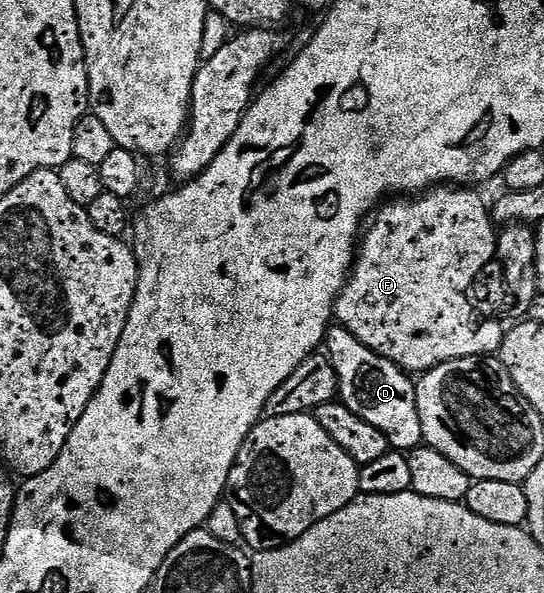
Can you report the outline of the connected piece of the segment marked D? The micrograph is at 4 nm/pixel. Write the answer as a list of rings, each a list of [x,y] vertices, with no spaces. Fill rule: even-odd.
[[[339,323],[329,328],[326,341],[326,349],[329,349],[327,352],[334,358],[336,372],[341,378],[348,377],[351,373],[356,377],[364,377],[356,389],[354,402],[360,417],[366,419],[370,427],[378,427],[378,431],[386,435],[393,450],[411,451],[421,448],[424,445],[424,432],[416,398],[417,382],[390,359],[370,351],[370,347],[363,345],[351,331]]]

